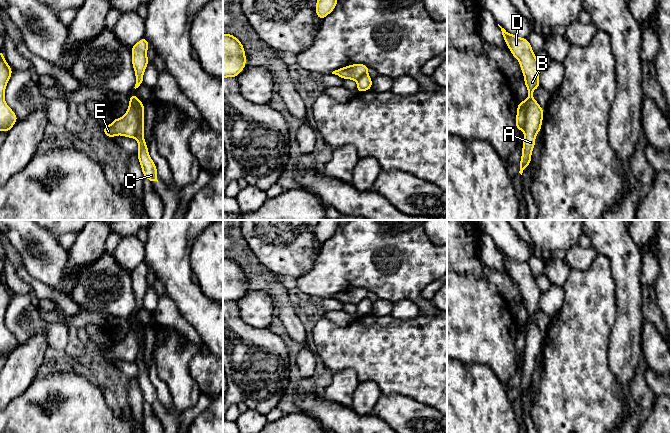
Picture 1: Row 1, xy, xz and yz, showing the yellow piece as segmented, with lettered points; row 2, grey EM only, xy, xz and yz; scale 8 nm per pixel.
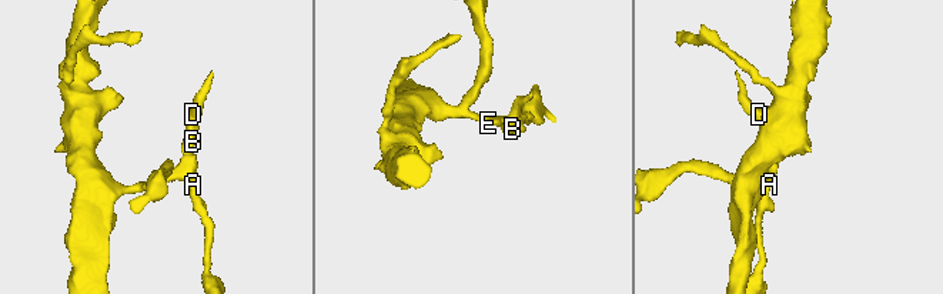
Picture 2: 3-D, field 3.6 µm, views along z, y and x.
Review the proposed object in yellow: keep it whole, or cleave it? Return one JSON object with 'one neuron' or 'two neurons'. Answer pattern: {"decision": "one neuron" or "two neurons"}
{"decision": "two neurons"}

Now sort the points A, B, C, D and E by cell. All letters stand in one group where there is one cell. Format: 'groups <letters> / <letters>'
groups A B C D / E

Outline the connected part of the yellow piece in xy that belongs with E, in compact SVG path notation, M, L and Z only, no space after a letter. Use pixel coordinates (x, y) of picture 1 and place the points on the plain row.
M130 326L125 339L114 343L109 350L103 351L103 357L111 362L122 359L135 362L140 349L140 340L144 340L144 327Z

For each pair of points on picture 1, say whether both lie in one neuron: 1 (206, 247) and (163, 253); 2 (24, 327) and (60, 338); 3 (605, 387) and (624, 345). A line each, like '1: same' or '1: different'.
1: different
2: same
3: different

